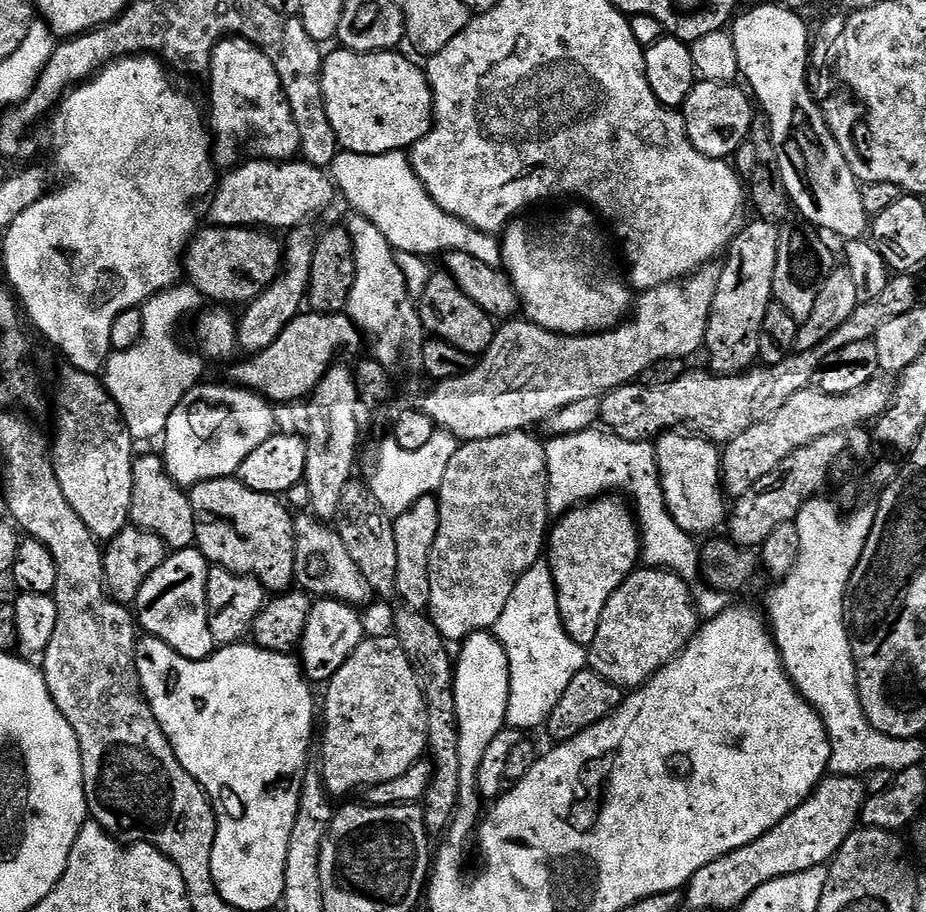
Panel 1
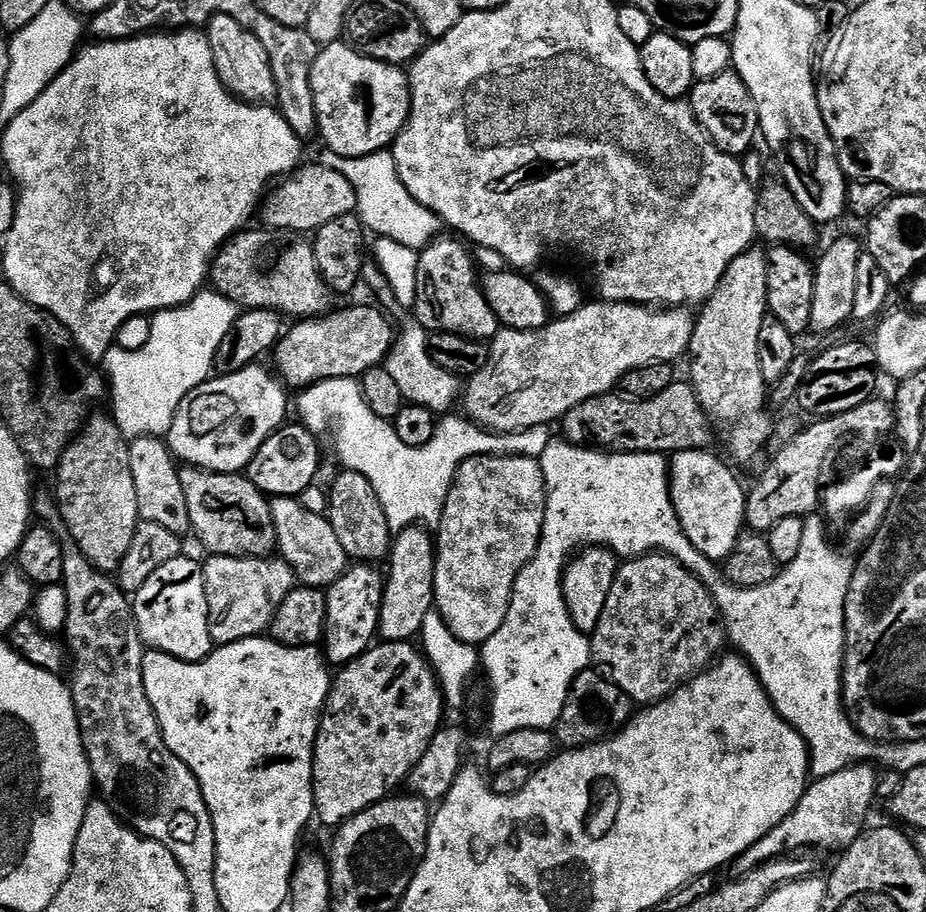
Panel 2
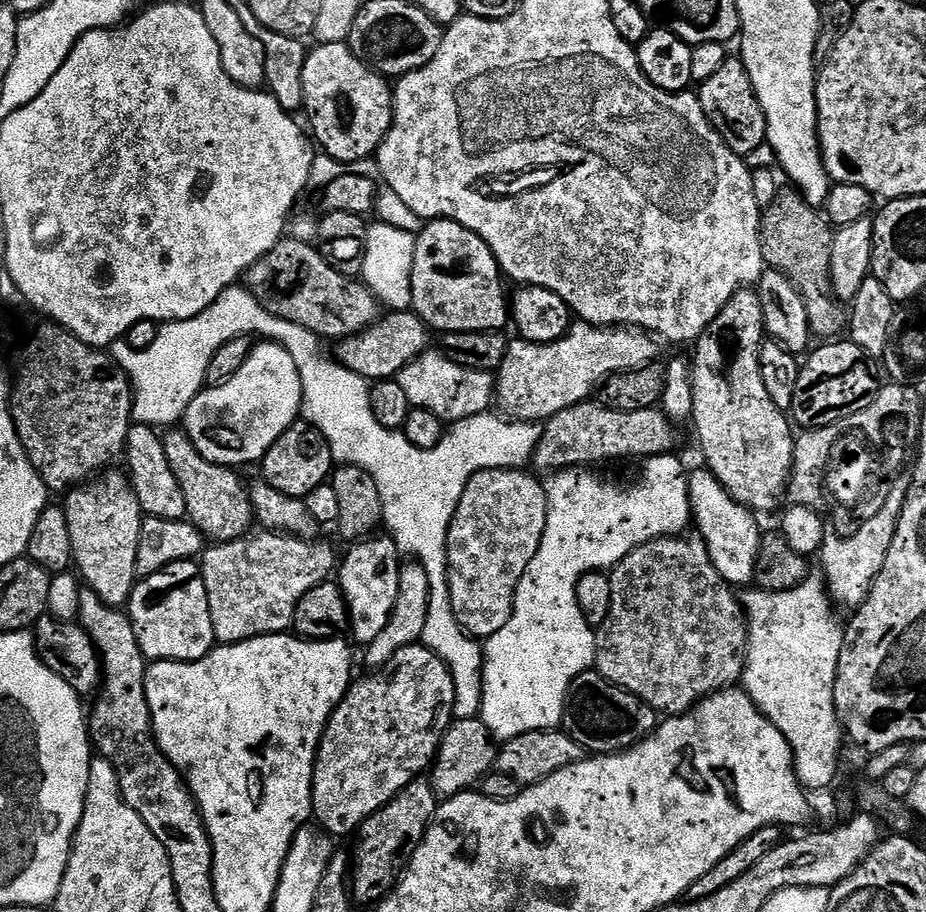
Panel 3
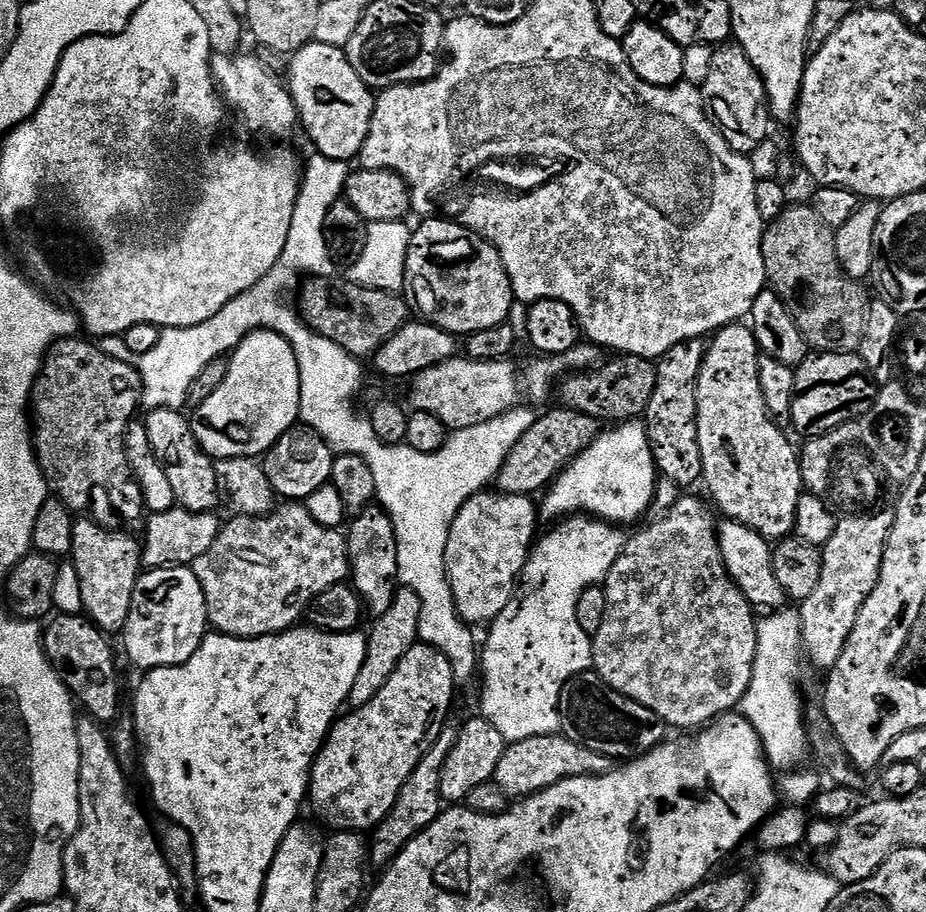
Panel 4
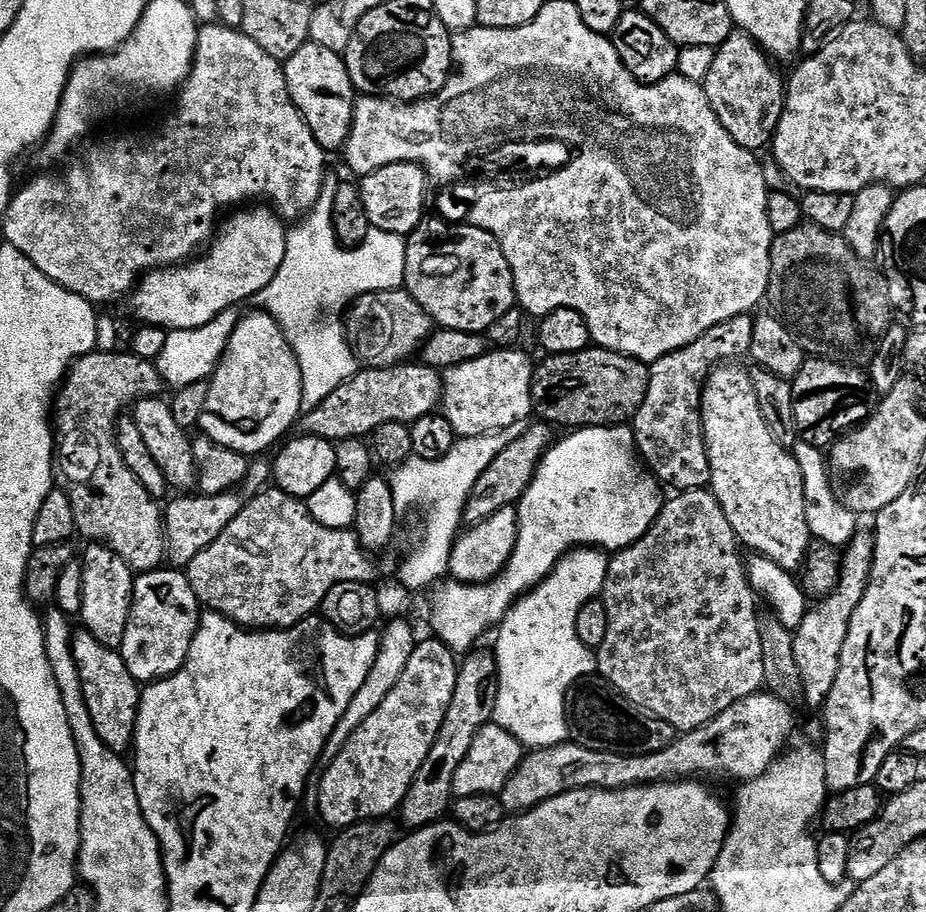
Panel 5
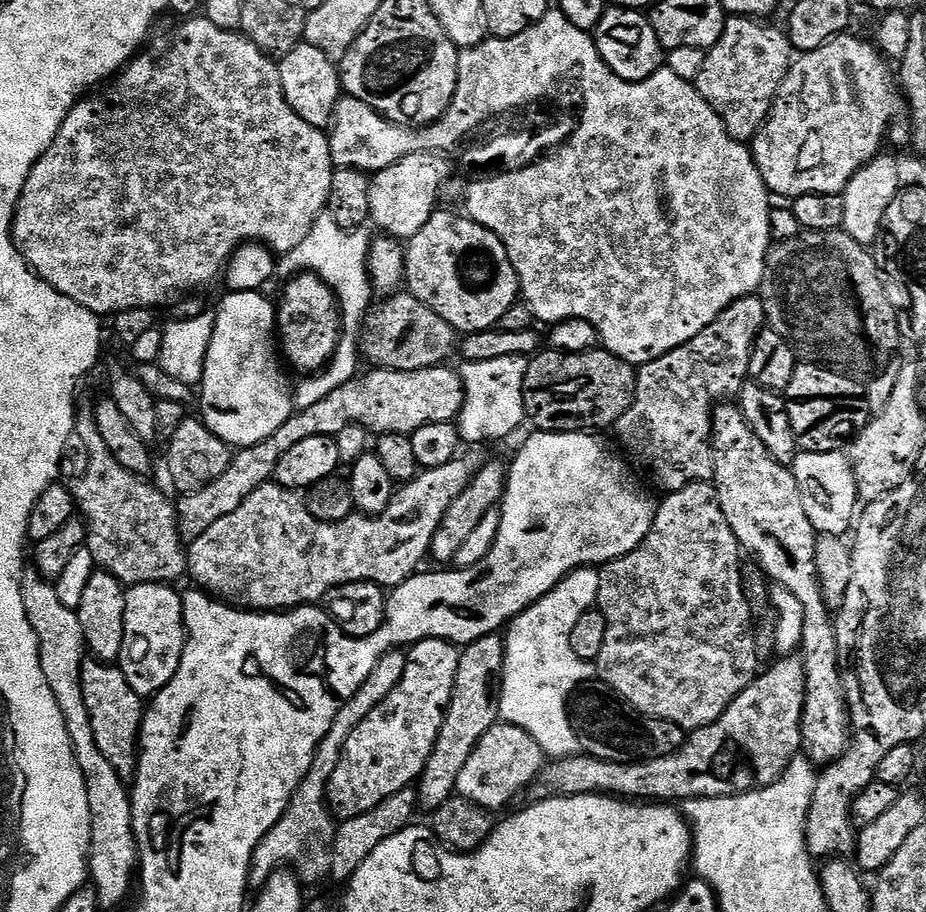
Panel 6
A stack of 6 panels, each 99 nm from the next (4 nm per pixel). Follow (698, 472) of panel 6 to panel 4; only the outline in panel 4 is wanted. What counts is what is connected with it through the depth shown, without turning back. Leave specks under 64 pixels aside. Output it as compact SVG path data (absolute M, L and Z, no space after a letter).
M703 339L690 340L674 346L660 357L656 364L657 385L654 386L647 412L642 417L648 429L648 441L656 459L657 473L684 490L691 489L688 487L695 480L697 483L704 474L696 425L696 379L704 361L705 347Z

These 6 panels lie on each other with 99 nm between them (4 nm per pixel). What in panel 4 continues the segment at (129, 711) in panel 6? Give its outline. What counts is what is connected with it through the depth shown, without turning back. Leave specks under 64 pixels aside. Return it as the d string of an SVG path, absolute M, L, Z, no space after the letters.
M63 614L53 615L43 625L42 639L48 661L78 701L79 707L84 707L88 711L85 713L101 725L111 725L117 719L116 711L120 708L120 672L116 669L116 656L108 641L111 639L83 615Z

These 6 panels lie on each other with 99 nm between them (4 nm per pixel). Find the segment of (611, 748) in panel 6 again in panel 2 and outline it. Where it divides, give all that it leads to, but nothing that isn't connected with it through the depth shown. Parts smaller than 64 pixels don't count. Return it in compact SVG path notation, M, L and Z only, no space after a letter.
M589 670L578 674L566 694L566 702L562 706L562 714L558 718L554 735L565 749L589 748L591 744L615 736L623 730L634 715L634 701L626 694L626 690L610 682L598 670Z

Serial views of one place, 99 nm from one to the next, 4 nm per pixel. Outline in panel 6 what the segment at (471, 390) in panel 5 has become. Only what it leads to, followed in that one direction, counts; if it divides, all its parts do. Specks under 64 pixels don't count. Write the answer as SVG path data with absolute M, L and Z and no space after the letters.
M522 356L510 358L494 358L490 362L465 363L462 368L464 387L466 389L466 403L458 417L460 439L465 445L488 444L491 440L504 440L511 432L520 428L520 423L525 423L524 384L527 382L529 361Z

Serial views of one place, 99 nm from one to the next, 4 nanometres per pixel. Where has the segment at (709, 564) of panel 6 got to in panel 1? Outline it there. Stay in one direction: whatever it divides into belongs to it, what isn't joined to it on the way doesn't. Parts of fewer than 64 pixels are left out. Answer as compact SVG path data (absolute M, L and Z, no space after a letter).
M647 566L637 567L635 572L629 574L622 582L622 586L618 586L618 590L614 590L614 594L610 598L610 602L606 602L606 610L602 610L602 622L598 622L598 634L594 634L594 642L587 645L586 660L590 663L591 671L602 674L602 678L606 678L610 682L614 682L622 690L635 690L640 685L645 684L649 678L658 670L662 670L671 660L678 655L682 649L690 643L692 637L695 636L698 627L698 617L696 607L692 601L690 590L686 586L686 582L682 582L682 578L678 578L678 574L669 572L666 568L650 568Z

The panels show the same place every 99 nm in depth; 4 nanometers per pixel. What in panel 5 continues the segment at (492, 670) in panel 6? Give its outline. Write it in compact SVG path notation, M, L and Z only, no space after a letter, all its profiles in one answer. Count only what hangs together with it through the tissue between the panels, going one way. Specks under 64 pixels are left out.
M473 650L459 661L454 682L454 698L450 698L450 710L446 710L446 718L438 730L438 738L434 746L430 746L430 754L426 754L422 770L414 774L414 782L398 809L398 816L404 819L405 829L429 828L430 825L445 819L454 800L454 770L462 766L462 758L466 758L470 742L474 742L478 730L482 730L482 726L492 720L492 711L496 705L496 653L492 650L480 651Z

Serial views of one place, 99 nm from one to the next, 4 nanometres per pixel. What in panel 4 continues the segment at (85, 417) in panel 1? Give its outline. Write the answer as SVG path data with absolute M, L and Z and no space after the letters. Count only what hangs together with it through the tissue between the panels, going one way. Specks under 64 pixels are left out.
M80 518L74 526L70 563L78 570L78 582L82 582L87 619L105 634L123 633L134 598L134 586L142 575L141 541L124 532L107 532L102 525Z

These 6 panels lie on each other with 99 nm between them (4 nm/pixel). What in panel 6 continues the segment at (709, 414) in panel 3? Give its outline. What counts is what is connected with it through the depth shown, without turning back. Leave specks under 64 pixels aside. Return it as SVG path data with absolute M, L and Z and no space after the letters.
M739 415L736 416L728 420L736 440L732 436L725 438L728 460L717 459L714 483L724 501L726 518L741 545L747 551L749 548L764 563L763 571L775 583L777 580L783 591L794 594L805 608L802 653L808 673L808 698L804 704L803 747L817 765L835 764L849 752L853 743L852 720L848 717L848 696L844 693L844 676L840 673L837 625L833 613L824 605L820 575L816 572L818 533L810 522L806 497L800 491L800 484L791 467L779 464L755 435L749 434L747 423L742 422Z

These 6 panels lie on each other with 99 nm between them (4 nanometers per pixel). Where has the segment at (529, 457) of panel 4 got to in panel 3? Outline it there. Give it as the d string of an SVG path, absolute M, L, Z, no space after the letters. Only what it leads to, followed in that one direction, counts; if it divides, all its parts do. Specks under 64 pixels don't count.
M603 402L592 403L575 404L543 421L540 441L536 447L536 453L531 458L531 463L537 464L544 471L544 474L551 474L564 469L580 470L585 466L594 466L590 464L604 464L607 460L628 460L631 456L647 458L673 451L672 432L668 429L670 421L659 407L642 410L618 410L609 408Z

